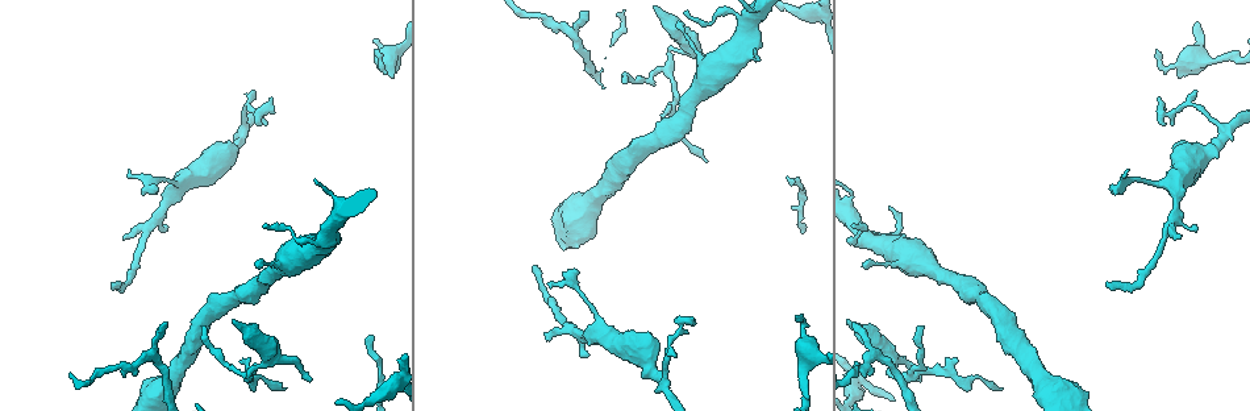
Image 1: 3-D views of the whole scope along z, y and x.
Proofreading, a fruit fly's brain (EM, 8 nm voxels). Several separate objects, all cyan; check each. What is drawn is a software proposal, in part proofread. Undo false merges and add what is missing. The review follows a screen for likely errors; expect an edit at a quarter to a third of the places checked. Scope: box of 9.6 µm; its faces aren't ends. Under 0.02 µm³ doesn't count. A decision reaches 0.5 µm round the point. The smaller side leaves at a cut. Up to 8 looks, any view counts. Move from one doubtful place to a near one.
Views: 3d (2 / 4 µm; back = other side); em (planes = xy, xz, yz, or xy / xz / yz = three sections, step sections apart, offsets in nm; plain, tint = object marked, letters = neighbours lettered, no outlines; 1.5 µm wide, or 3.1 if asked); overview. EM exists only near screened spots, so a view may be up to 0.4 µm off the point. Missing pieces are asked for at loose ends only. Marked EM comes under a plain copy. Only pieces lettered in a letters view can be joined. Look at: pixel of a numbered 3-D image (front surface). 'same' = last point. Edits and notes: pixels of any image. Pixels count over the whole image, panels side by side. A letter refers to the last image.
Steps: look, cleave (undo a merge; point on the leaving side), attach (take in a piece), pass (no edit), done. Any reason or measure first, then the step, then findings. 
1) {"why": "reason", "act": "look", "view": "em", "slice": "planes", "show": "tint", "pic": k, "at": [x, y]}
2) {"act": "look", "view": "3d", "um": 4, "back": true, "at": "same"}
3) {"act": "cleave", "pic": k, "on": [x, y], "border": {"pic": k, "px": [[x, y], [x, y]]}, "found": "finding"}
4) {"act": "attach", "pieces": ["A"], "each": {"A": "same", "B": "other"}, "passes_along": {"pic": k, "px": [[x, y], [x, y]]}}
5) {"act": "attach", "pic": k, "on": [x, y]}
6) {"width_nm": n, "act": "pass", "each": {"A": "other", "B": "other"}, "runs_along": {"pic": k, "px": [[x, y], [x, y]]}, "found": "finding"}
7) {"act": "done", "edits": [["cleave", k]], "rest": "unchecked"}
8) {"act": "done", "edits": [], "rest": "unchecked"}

{"why": "branch stops here", "act": "look", "view": "3d", "um": 4, "pic": 1, "at": [124, 234]}

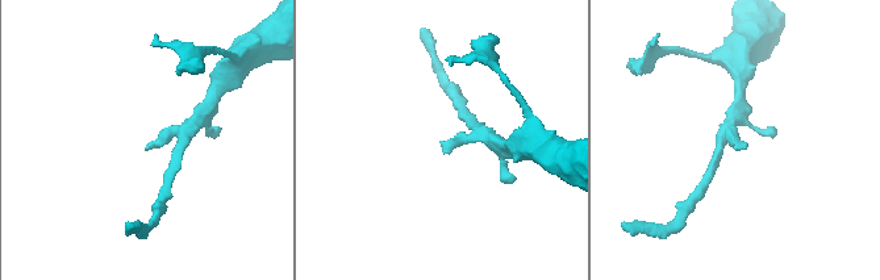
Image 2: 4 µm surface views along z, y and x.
{"act": "look", "view": "em", "slice": "xz", "step": 8, "show": "letters", "pic": 2, "at": [443, 153]}

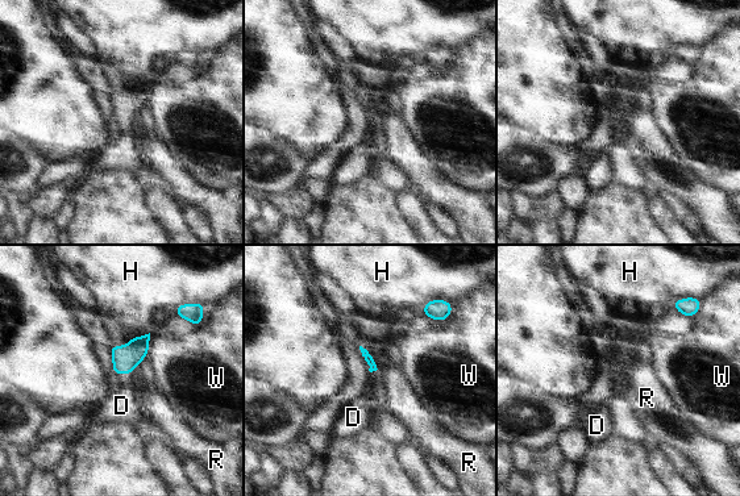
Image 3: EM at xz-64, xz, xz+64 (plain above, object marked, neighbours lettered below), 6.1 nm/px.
{"why": "another direction", "act": "look", "view": "em", "slice": "planes", "show": "letters", "at": "same"}

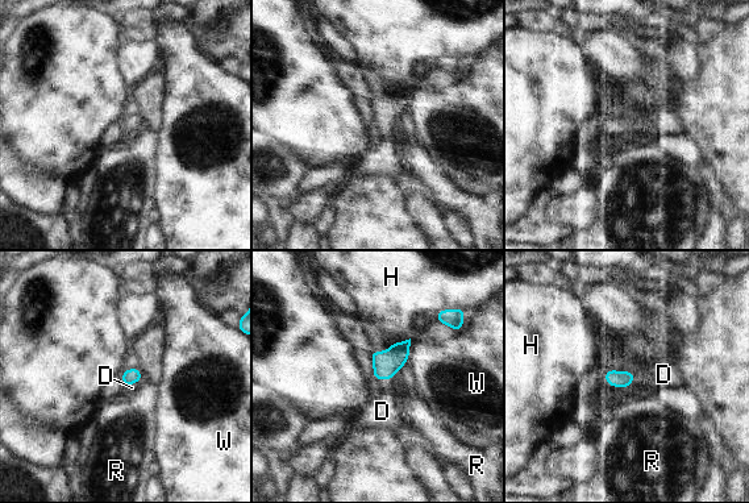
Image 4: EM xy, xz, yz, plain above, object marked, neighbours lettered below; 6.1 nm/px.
{"longest_contact_nm": ["W", 150], "act": "attach", "pieces": ["D"], "each": {"D": "same", "H": "other", "R": "other", "W": "other"}, "found": "it goes on there"}

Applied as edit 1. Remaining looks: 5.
{"why": "see it whole again", "act": "look", "view": "overview"}

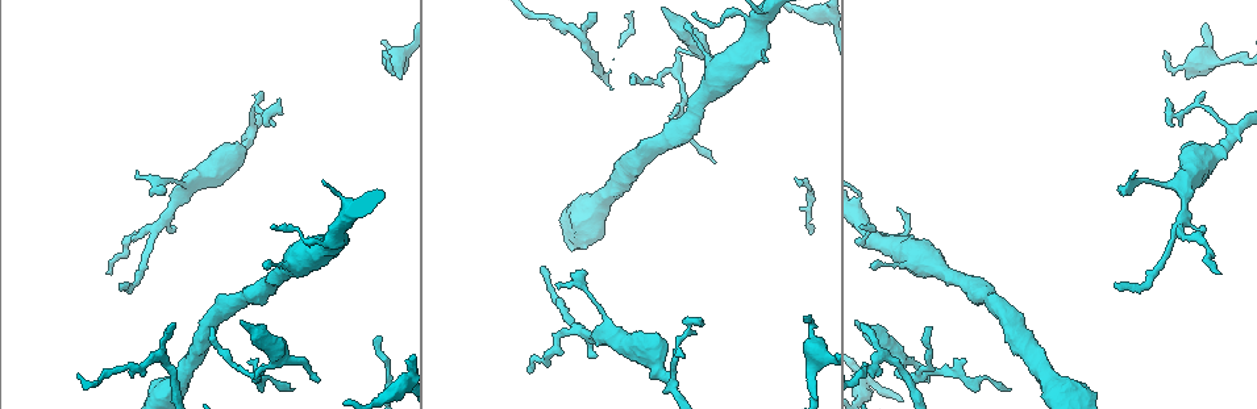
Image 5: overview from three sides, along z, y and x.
{"why": "tapers out", "act": "look", "view": "em", "slice": "planes", "show": "letters", "pic": 5, "at": [318, 380]}

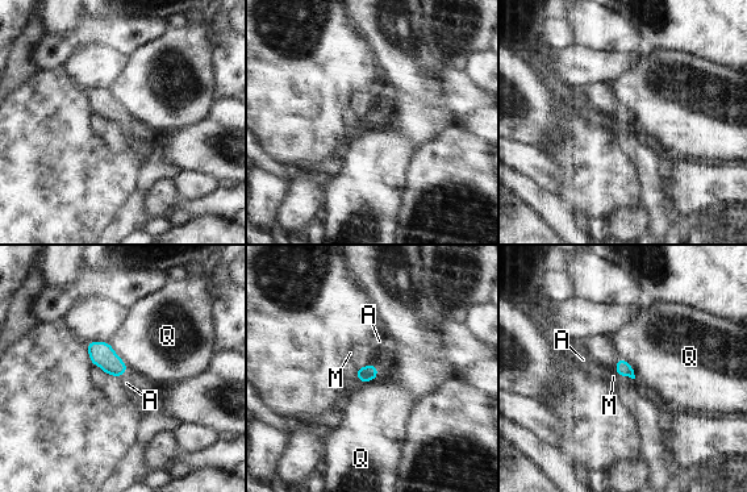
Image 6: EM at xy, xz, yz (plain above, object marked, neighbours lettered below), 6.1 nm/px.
{"act": "attach", "pieces": ["A"], "each": {"A": "same", "M": "other", "Q": "other"}, "passes_along": {"pic": 6, "px": [[624, 368], [622, 375], [584, 361]]}, "found": "it goes on there"}

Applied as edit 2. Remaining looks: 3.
{"why": "redraw", "act": "look", "view": "overview"}

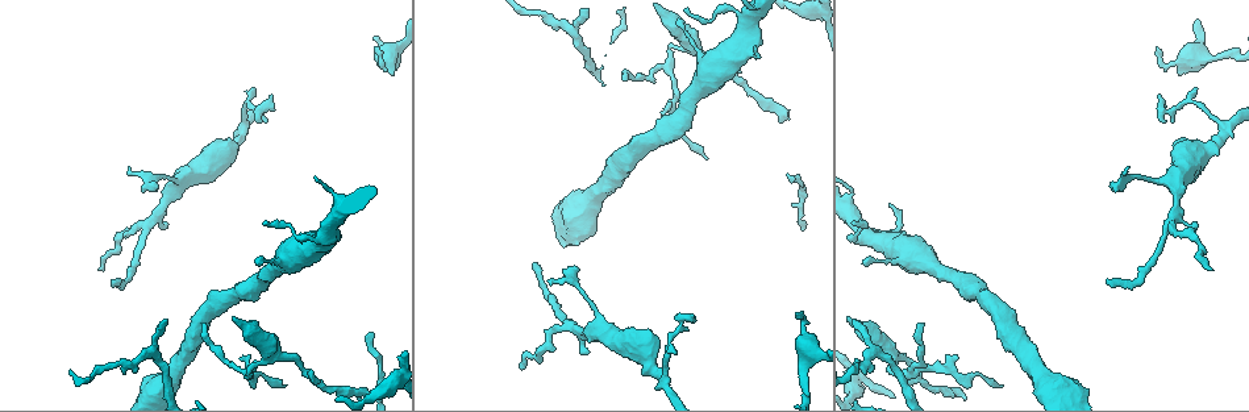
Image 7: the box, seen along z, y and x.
{"why": "branch stops here", "act": "look", "view": "em", "slice": "xy", "step": 8, "show": "letters", "pic": 7, "at": [892, 204]}

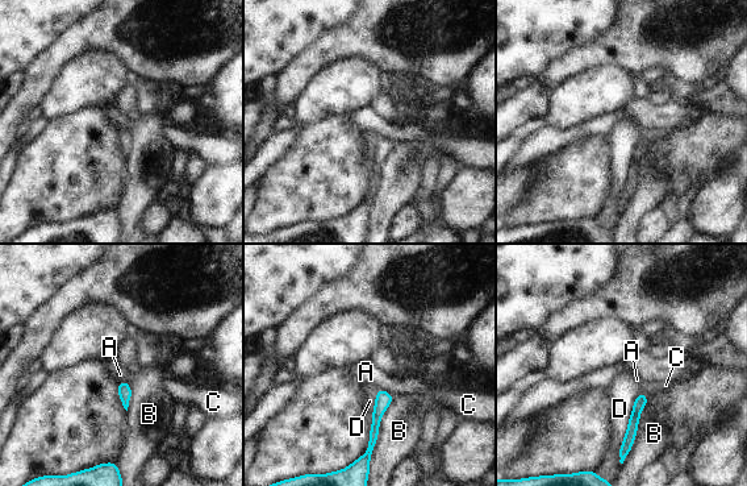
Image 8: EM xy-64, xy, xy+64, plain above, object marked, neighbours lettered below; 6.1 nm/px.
{"width_nm": 80, "longest_contact_nm": ["D", 420], "act": "pass", "each": {"A": "other", "B": "other", "C": "other", "D": "other"}, "found": "no lettered piece goes on from it"}

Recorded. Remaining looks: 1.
{"act": "done", "edits": [["attach", 4], ["attach", 6]], "rest": "unchecked"}

